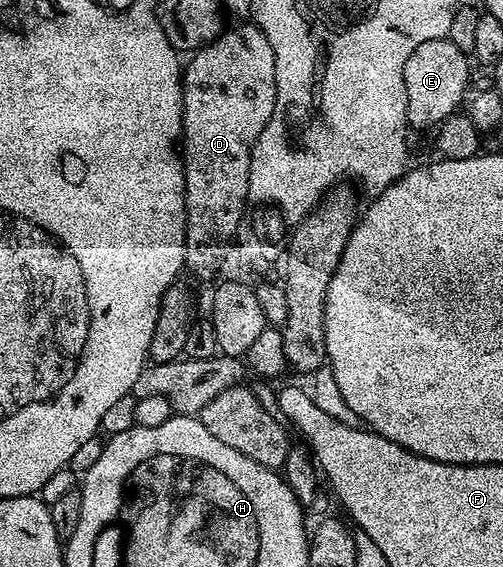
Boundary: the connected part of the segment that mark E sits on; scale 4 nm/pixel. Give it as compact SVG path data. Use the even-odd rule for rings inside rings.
M448 38L439 40L427 40L427 44L419 44L411 56L407 56L407 64L403 68L403 84L407 88L407 116L409 117L408 125L417 130L436 128L442 122L462 109L466 101L467 93L465 89L469 86L469 62L466 51L455 48L455 44Z

